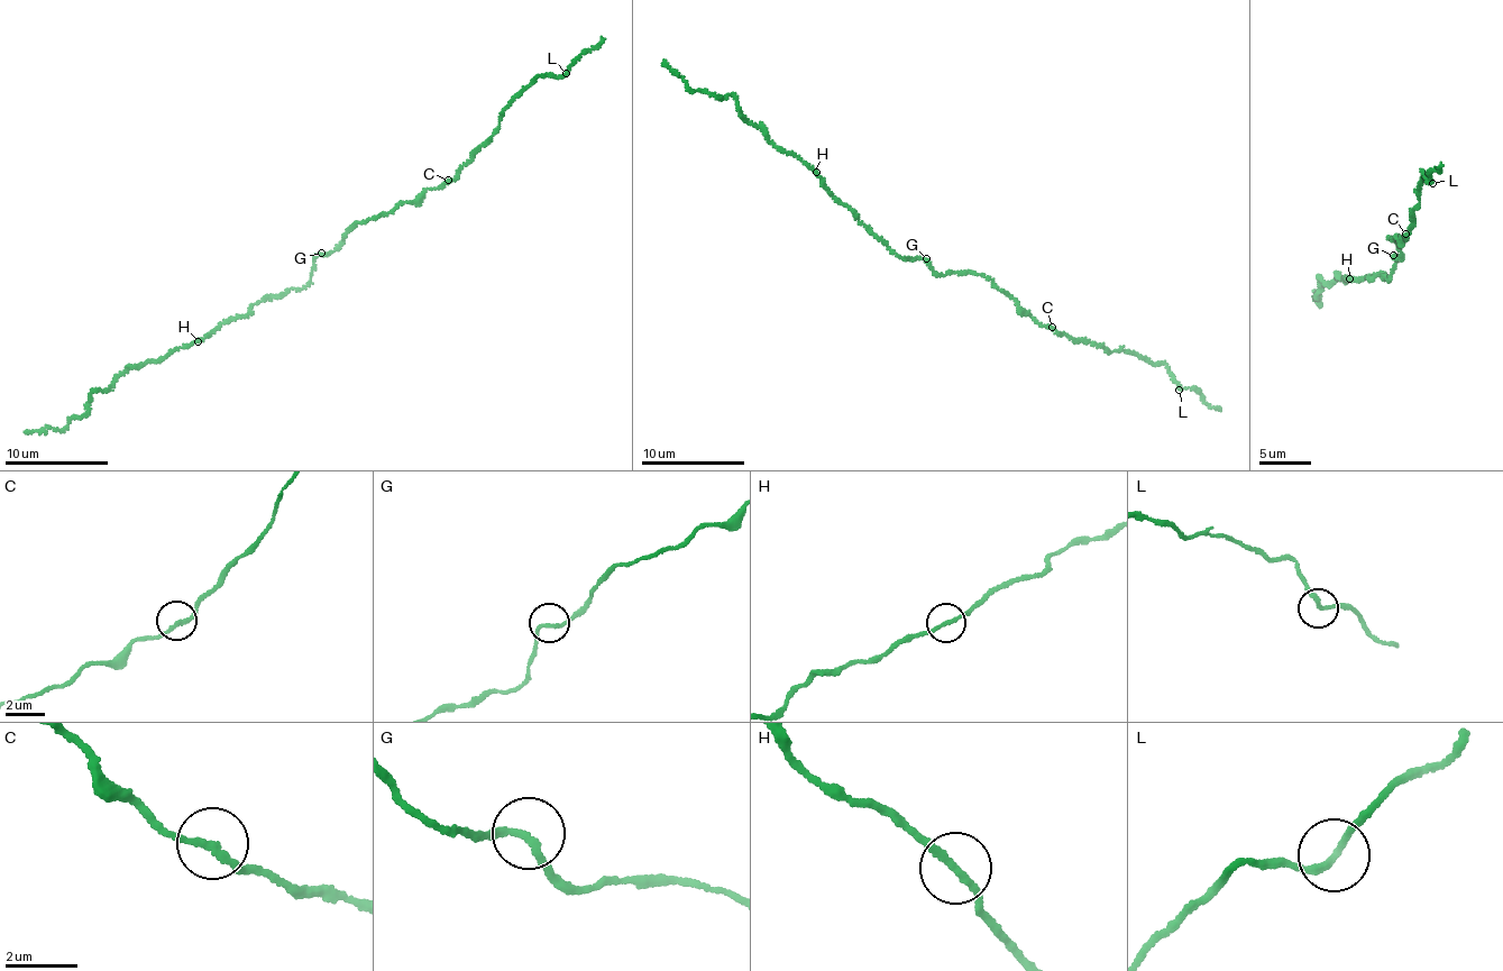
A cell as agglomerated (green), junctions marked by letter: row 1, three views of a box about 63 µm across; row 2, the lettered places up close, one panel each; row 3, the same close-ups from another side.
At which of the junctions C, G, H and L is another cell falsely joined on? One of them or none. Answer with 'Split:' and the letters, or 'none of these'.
Split: H

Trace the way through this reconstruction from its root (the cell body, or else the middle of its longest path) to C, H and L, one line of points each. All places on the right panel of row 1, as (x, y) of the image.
C: (1395, 257), (1402, 255), (1401, 247), (1394, 238), (1389, 238), (1393, 240), (1396, 237), (1402, 240), (1405, 234)
H: (1395, 257), (1395, 268), (1389, 280), (1378, 273), (1371, 278), (1349, 278)
L: (1395, 257), (1402, 255), (1401, 247), (1389, 238), (1402, 240), (1408, 232), (1422, 172), (1432, 183)

